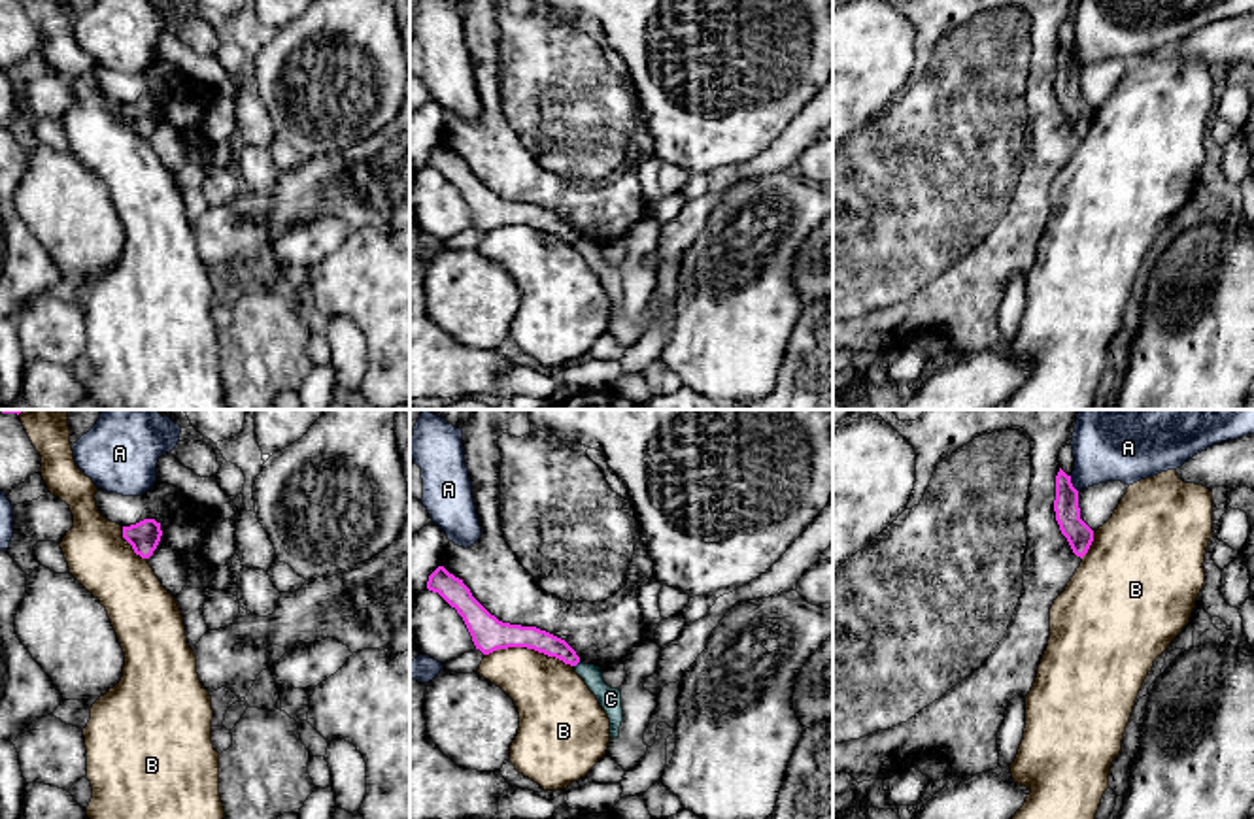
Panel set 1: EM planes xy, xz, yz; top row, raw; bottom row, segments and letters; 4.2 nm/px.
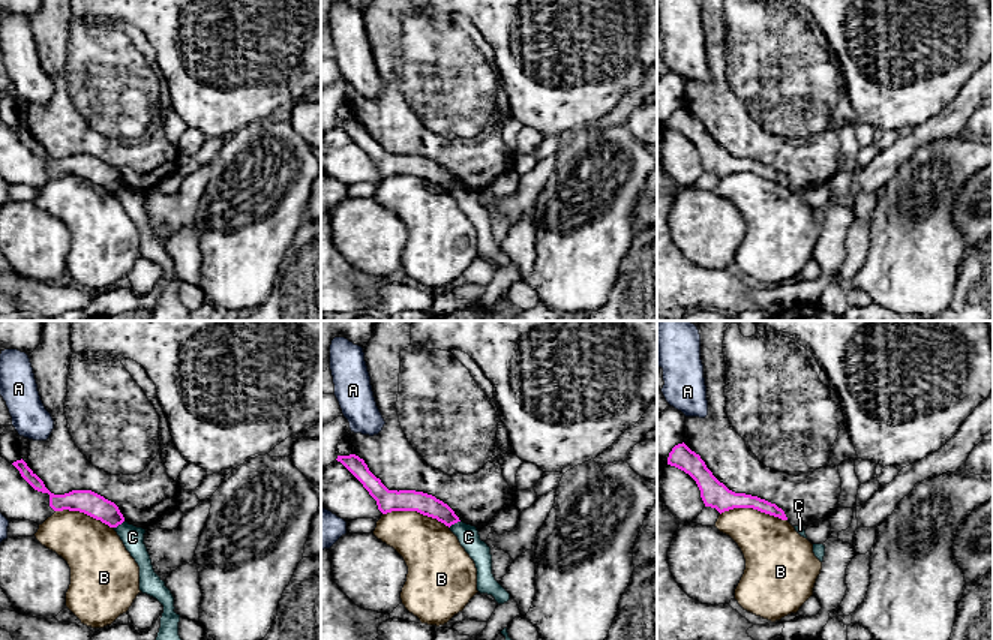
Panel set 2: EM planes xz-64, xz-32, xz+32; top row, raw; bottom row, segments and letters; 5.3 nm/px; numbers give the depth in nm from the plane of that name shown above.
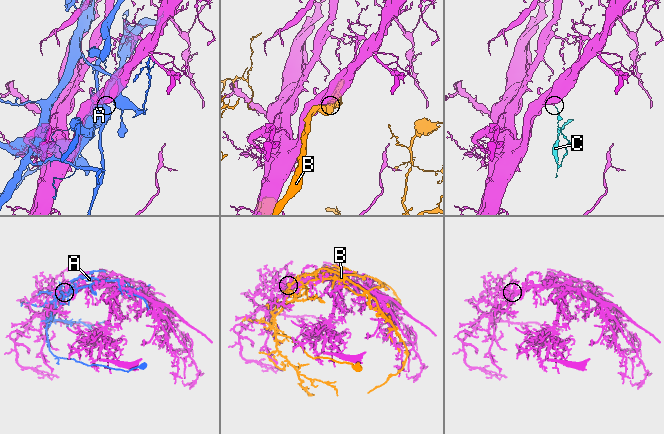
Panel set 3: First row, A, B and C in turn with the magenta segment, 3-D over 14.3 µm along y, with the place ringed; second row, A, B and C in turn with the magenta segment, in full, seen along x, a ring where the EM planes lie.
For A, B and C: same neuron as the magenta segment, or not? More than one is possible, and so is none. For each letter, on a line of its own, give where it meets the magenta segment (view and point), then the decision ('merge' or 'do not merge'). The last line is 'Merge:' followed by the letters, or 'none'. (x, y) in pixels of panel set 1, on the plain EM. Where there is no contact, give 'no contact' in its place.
A: contact yz (1071, 61); do not merge
B: contact xz (529, 225); do not merge
C: contact xz (576, 240); do not merge
Merge: none

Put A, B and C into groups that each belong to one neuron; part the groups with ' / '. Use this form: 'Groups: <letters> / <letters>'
Groups: A / B / C

